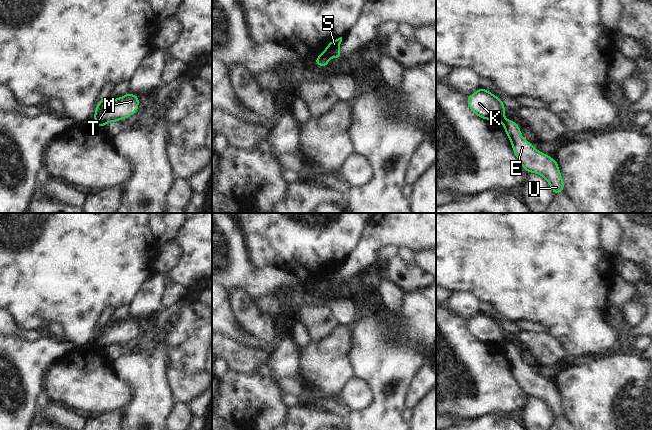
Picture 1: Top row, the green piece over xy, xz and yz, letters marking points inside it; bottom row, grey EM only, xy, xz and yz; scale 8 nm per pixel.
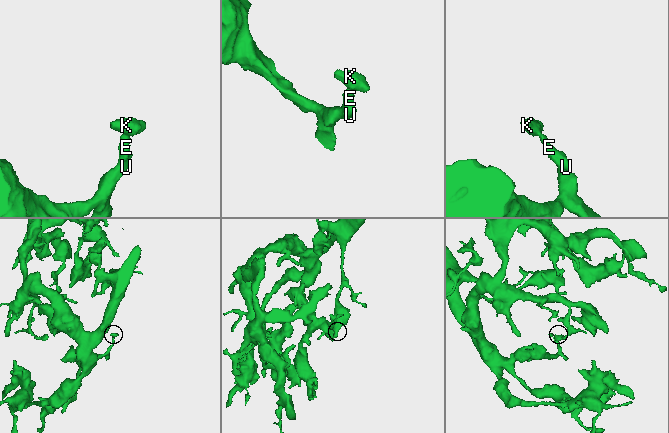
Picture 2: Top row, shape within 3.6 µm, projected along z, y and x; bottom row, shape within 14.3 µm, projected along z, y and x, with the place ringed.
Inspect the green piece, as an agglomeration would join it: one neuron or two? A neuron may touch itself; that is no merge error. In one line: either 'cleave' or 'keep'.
cleave

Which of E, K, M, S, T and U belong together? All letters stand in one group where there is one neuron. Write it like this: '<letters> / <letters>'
E U / K M S T

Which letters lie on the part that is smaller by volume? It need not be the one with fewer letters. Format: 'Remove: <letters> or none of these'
Remove: K, M, S, T

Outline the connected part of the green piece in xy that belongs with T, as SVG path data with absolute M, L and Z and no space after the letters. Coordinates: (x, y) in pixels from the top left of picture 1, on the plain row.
M131 317L114 324L103 322L97 328L94 341L105 349L129 342L138 334L138 330L139 321Z

